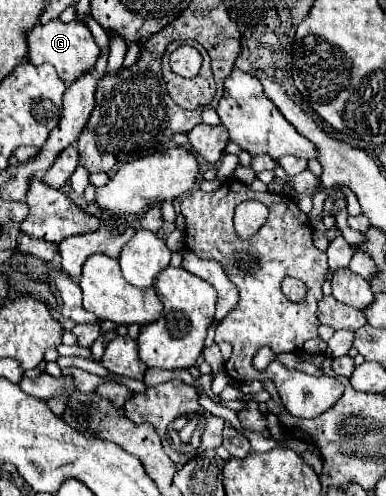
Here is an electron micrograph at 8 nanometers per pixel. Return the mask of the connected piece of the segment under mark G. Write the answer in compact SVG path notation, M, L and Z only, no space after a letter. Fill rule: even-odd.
M52 19L44 25L36 25L26 33L26 41L28 41L28 61L32 65L42 65L42 63L54 65L58 71L58 77L66 85L72 83L84 71L92 69L100 55L100 47L96 45L90 29L78 21L62 23L60 19Z

